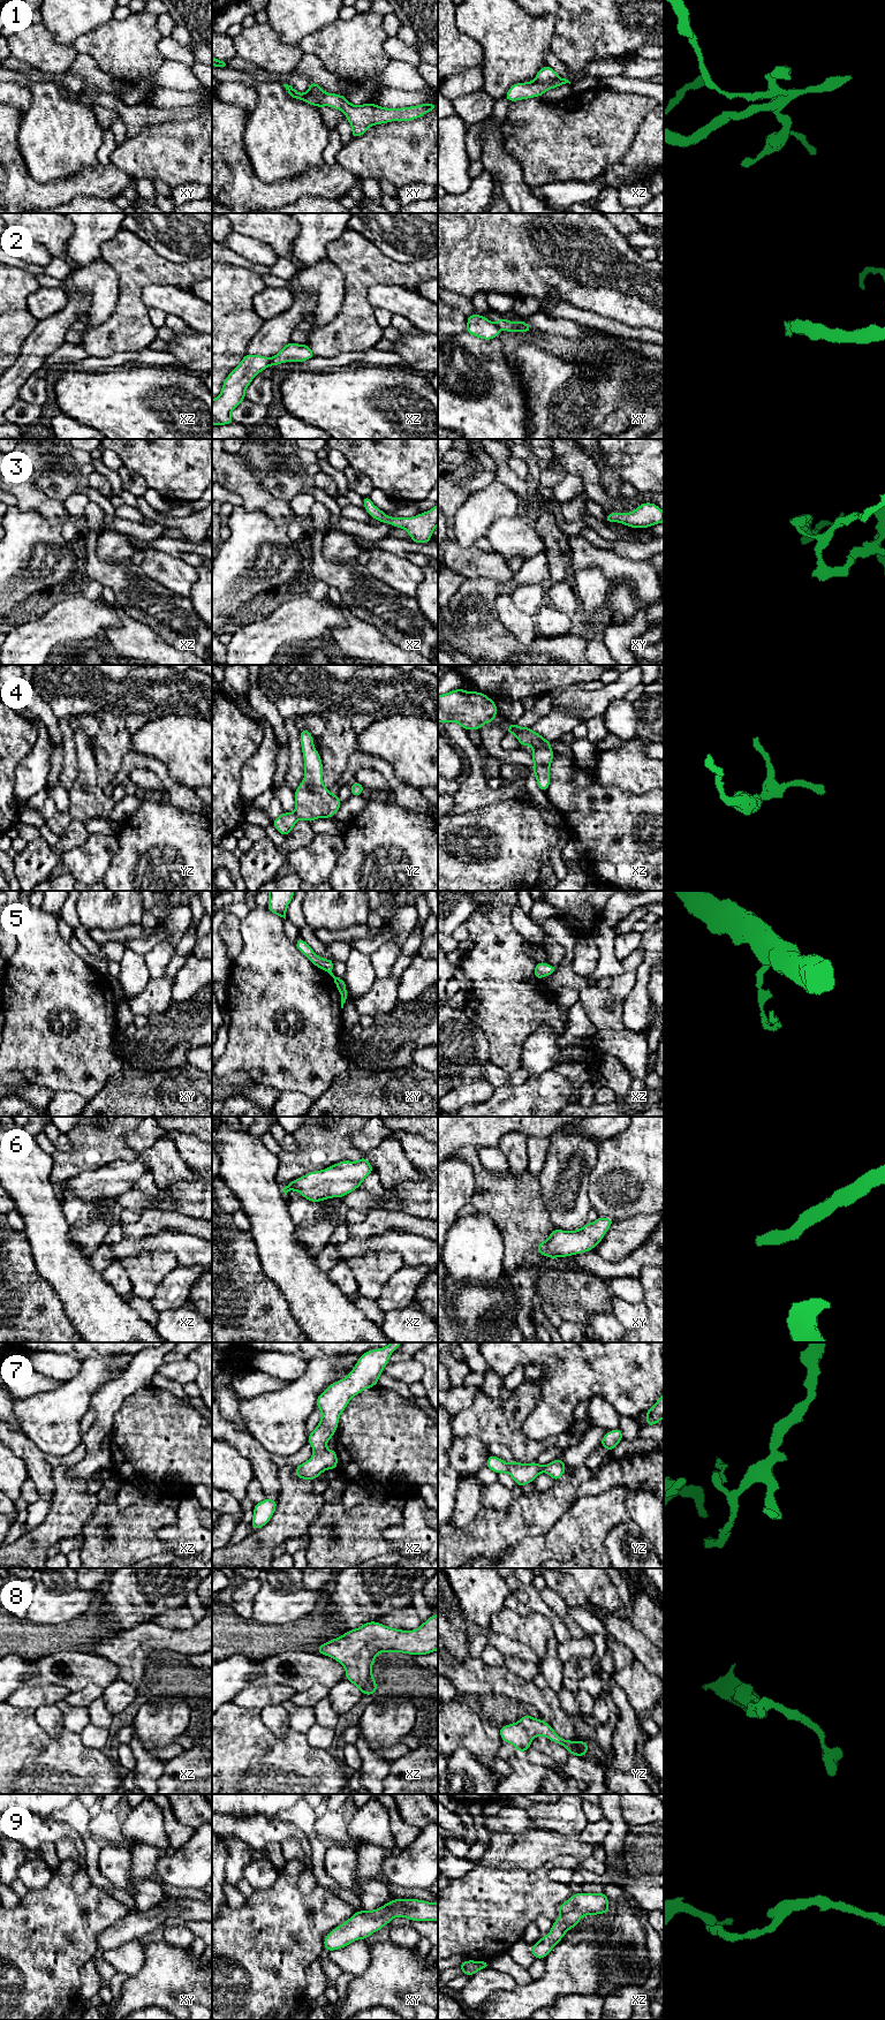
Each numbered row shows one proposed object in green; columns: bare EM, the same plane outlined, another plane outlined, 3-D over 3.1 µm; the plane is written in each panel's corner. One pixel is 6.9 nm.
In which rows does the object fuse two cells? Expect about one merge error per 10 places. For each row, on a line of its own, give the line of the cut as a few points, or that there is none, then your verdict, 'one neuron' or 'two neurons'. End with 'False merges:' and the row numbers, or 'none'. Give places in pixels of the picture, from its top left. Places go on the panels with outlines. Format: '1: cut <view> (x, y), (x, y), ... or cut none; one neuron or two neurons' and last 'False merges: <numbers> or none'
1: cut xz (558, 76), (549, 82), (535, 81); two neurons
2: cut xz (269, 358), (272, 364); two neurons
3: cut none; one neuron
4: cut none; one neuron
5: cut none; one neuron
6: cut none; one neuron
7: cut none; one neuron
8: cut none; one neuron
9: cut none; one neuron
False merges: 1, 2

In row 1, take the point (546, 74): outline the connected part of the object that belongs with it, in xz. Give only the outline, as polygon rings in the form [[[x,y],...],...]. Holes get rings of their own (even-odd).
[[[545,65],[542,69],[536,74],[535,81],[538,83],[550,83],[558,78],[558,74],[550,66]]]

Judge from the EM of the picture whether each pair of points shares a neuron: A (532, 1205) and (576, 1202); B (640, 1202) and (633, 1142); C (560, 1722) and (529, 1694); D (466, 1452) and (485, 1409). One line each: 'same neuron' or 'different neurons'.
A: different neurons
B: same neuron
C: same neuron
D: different neurons

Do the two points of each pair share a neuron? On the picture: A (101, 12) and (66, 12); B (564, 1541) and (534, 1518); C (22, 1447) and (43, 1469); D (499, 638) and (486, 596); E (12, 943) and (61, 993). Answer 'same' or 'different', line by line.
A: same
B: different
C: same
D: same
E: different

